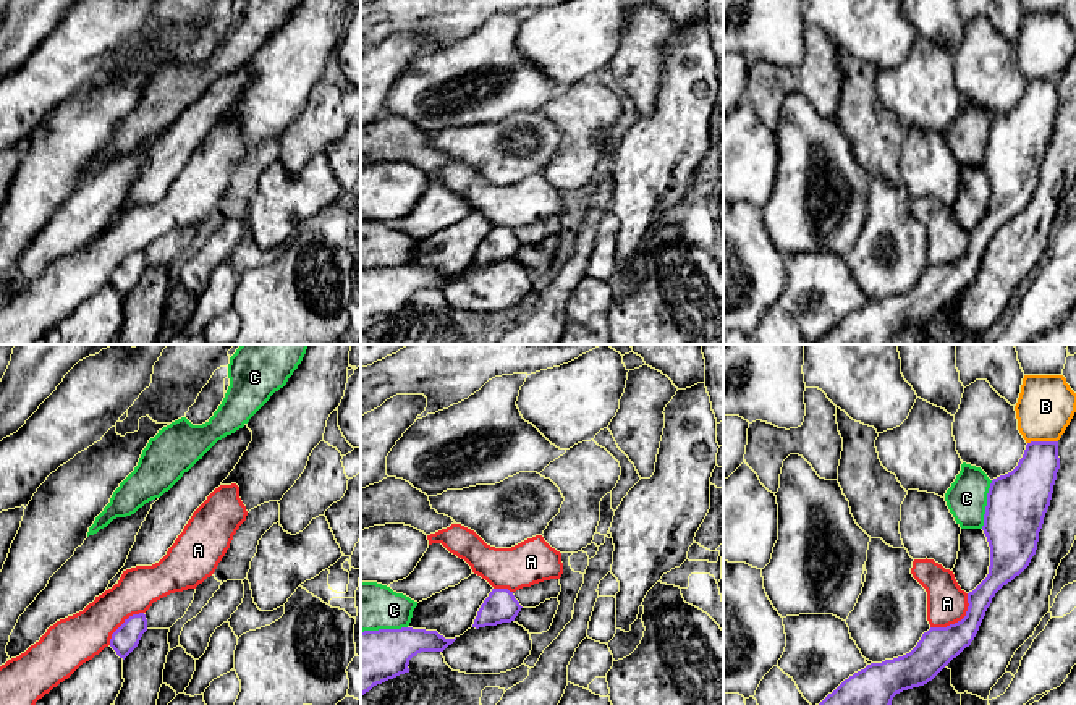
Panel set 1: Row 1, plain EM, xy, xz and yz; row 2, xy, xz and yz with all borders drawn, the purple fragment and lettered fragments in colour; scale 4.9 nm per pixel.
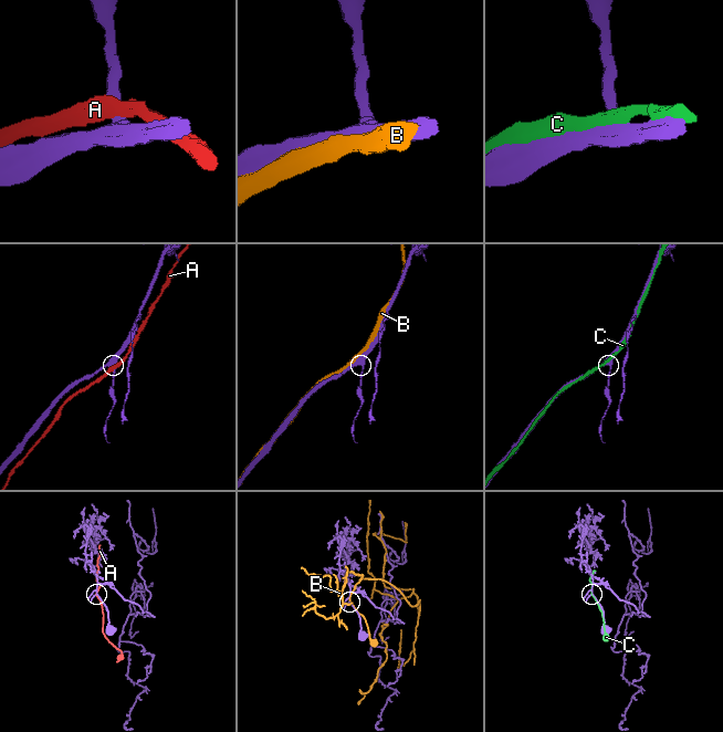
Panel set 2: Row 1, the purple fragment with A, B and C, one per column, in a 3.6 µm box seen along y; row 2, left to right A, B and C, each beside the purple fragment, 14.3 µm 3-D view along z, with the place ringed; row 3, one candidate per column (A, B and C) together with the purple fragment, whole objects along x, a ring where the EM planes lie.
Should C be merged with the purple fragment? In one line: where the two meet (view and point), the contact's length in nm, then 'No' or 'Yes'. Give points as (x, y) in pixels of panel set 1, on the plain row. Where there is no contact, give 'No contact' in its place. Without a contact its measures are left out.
Touches purple at yz (987, 143). Shared border 240 nm. No

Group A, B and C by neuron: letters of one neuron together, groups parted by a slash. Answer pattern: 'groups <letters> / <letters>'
groups A / B / C

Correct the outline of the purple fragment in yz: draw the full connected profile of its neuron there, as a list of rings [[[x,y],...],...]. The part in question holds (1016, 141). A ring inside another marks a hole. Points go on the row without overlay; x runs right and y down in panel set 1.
[[[1031,79],[1026,82],[1018,103],[1011,110],[992,118],[982,163],[990,184],[989,212],[968,231],[969,244],[961,259],[947,265],[930,265],[909,291],[867,302],[845,317],[815,344],[890,344],[896,331],[927,322],[969,285],[995,231],[1019,213],[1036,192],[1039,170],[1050,144],[1058,107],[1058,79]]]

